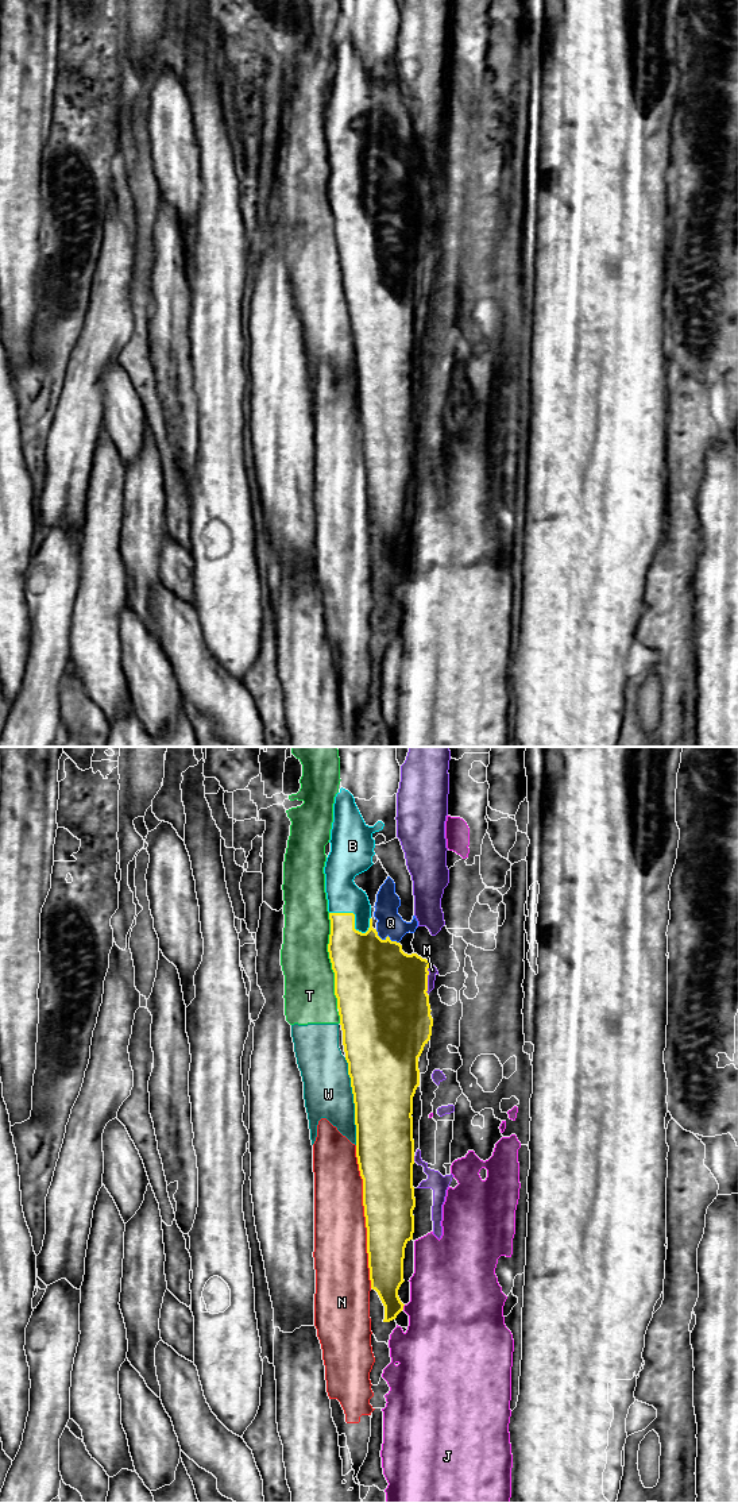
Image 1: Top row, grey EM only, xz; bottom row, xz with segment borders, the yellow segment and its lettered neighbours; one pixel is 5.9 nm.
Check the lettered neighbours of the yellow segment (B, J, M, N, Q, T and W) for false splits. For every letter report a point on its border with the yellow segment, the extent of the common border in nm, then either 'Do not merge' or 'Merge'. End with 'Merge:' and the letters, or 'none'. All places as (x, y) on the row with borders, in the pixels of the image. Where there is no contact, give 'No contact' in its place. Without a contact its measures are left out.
B: Touches yellow at xz (354, 917). Shared border 260 nm. Merge
J: Touches yellow at xz (402, 1307). Shared border 40 nm. Do not merge
M: Touches yellow at xz (427, 978). Shared border 190 nm. Do not merge
N: Touches yellow at xz (364, 1216). Shared border 850 nm. Do not merge
Q: Touches yellow at xz (386, 937). Shared border 170 nm. Merge
T: Touches yellow at xz (331, 960). Shared border 550 nm. Do not merge
W: Touches yellow at xz (354, 1101). Shared border 550 nm. Do not merge
Merge: B, Q

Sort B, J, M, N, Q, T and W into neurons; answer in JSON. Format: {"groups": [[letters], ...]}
{"groups": [["B", "Q"], ["J"], ["M"], ["N"], ["T", "W"]]}

